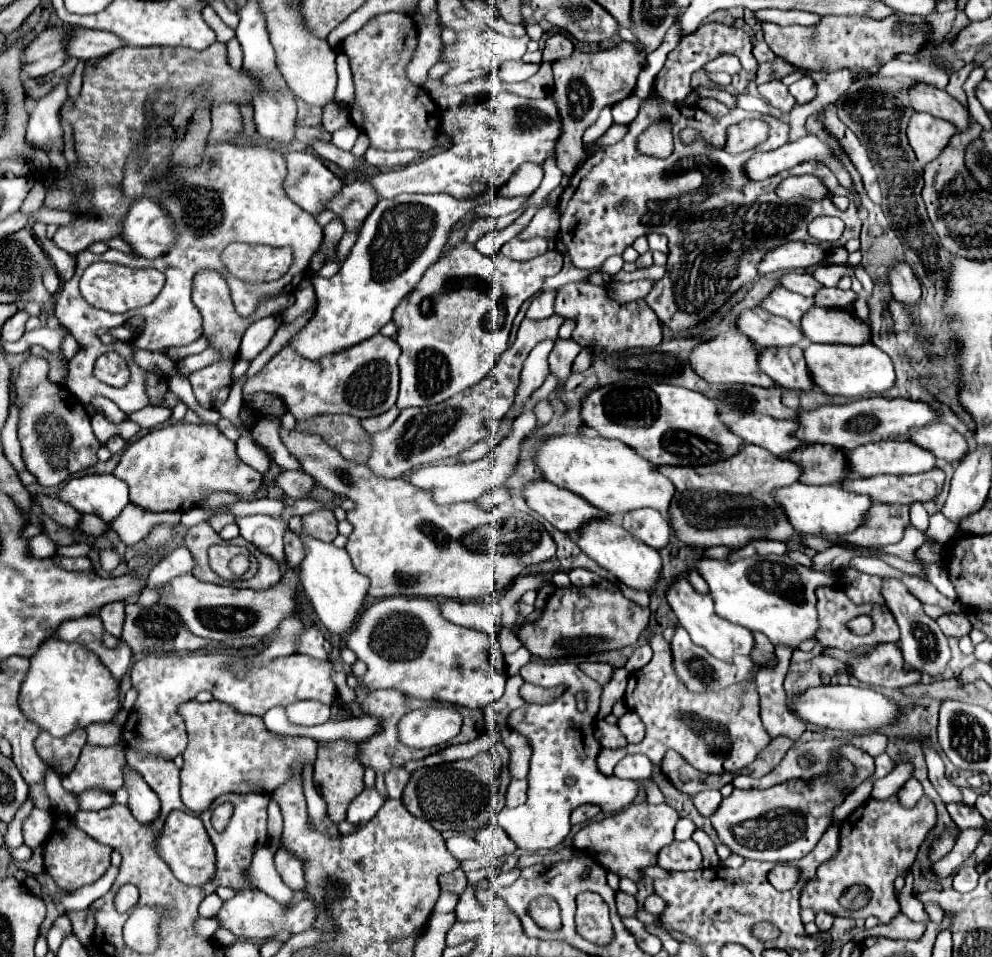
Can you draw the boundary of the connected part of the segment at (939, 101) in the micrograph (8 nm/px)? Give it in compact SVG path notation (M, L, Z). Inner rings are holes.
M913 84L907 90L907 94L909 94L909 106L915 112L929 112L937 118L949 120L957 128L967 128L969 112L945 90L937 90L927 84Z

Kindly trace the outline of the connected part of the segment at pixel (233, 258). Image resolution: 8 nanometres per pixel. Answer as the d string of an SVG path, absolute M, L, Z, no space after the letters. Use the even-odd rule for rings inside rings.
M233 242L221 254L229 272L241 280L277 280L293 264L291 248L261 248L255 244Z

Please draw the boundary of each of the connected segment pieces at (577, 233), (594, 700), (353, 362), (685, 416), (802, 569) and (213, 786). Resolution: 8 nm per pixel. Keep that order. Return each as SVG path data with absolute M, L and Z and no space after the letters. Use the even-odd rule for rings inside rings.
M653 96L645 98L637 118L627 124L629 132L625 138L607 148L607 152L589 156L559 198L557 238L565 244L565 252L573 266L595 268L605 258L623 254L623 250L643 234L665 234L669 238L669 252L679 262L679 268L667 268L663 284L655 284L645 300L665 326L681 332L703 322L711 312L721 308L735 290L753 282L757 278L757 264L767 250L791 240L815 242L807 232L807 224L813 218L821 214L839 216L845 222L841 242L845 244L847 240L857 238L859 212L855 204L841 212L831 198L821 202L805 202L801 198L781 202L775 196L775 188L783 180L779 174L763 182L751 182L741 174L741 166L755 152L771 152L783 146L789 136L789 124L767 116L765 122L769 124L769 134L765 142L749 152L729 154L725 150L727 128L729 124L739 124L747 118L753 118L753 114L741 108L723 118L713 118L697 106L675 106ZM659 112L671 116L675 126L675 150L665 160L649 160L635 150L635 136L639 136ZM683 128L717 134L715 140L707 140L715 146L713 152L705 152L701 146L683 144L679 136ZM565 222L569 222L569 236L563 236Z
M554 660L552 662L530 661L527 666L521 668L521 678L529 684L537 684L547 688L539 678L539 672L555 672L555 678L549 688L553 686L567 686L565 696L551 704L527 704L525 708L519 708L511 712L507 724L517 730L519 734L527 736L531 746L533 746L533 756L531 756L531 770L529 770L529 792L527 792L527 802L525 806L517 808L503 808L497 816L499 826L507 832L507 836L523 850L551 850L559 846L565 836L571 830L569 816L571 810L591 802L601 806L603 812L619 812L621 808L627 808L635 796L639 794L639 782L635 780L621 780L617 776L605 776L597 768L597 754L601 750L599 742L593 736L593 724L595 716L599 710L599 696L601 696L601 686L585 676L577 664ZM583 690L585 700L587 700L587 710L579 712L577 710L577 694ZM577 740L581 742L581 748L575 748ZM565 778L575 778L575 784L571 788L565 786Z
M381 334L319 362L303 360L303 356L285 346L259 374L247 378L243 384L243 396L251 396L253 392L279 394L287 410L293 412L297 420L311 418L315 414L351 414L357 418L379 416L397 402L399 354L399 344Z
M629 380L629 384L621 384L621 392L615 384L597 388L581 400L581 420L603 438L621 440L655 466L709 464L725 460L743 444L743 440L727 432L727 426L717 418L713 400L671 384Z
M755 554L751 558L739 558L733 564L729 560L699 558L689 562L689 570L695 568L699 576L707 582L711 598L715 602L715 612L747 630L763 632L773 644L799 646L801 640L813 638L817 632L817 612L815 612L815 588L819 584L835 584L837 570L813 572L807 566L793 562L787 556Z
M189 700L179 706L179 716L187 728L187 748L181 768L181 800L193 812L205 812L211 802L227 792L263 792L271 794L289 778L293 762L313 764L317 742L311 738L275 736L259 716L239 716L231 706L211 700L201 704Z

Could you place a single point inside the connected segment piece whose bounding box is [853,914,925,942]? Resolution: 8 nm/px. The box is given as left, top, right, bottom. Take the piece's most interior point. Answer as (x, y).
(900, 927)

